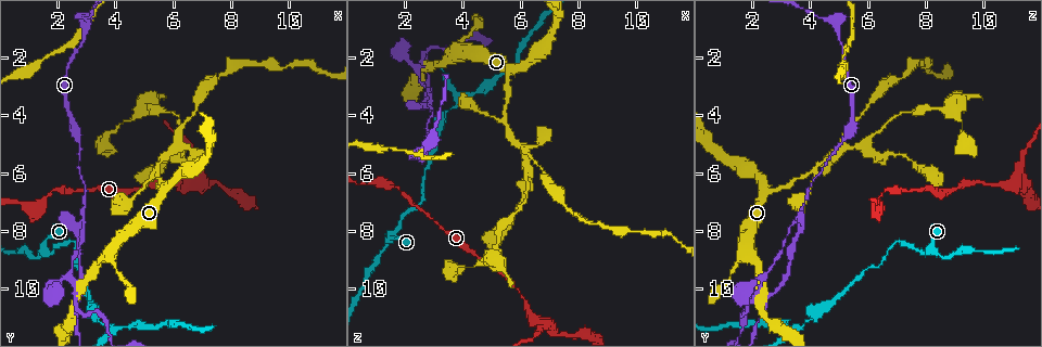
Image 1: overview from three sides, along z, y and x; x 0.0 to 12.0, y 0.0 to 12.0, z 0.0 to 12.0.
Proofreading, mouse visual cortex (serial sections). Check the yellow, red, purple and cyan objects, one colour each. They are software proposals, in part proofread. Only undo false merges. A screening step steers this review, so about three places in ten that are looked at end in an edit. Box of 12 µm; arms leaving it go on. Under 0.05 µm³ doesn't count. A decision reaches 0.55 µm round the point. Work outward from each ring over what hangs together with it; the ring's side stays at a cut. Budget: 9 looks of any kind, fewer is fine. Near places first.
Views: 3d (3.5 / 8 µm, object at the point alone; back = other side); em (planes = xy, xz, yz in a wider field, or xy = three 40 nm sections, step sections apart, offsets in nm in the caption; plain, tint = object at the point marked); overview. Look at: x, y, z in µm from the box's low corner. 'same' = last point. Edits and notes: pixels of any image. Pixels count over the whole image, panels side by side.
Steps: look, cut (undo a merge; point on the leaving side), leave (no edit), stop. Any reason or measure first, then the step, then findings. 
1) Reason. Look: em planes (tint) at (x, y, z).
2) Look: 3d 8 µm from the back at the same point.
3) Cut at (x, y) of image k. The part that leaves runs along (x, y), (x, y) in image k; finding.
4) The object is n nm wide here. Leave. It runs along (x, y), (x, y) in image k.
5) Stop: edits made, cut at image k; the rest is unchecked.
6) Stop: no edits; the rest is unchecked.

Side arm on a straight run. Look: 3d 3.5 µm at (5.5, 5.8, 4.1).

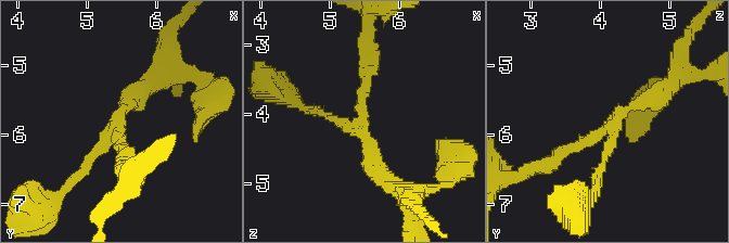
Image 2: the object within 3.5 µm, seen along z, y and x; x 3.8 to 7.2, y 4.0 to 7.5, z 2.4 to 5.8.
3 arms meet here; the arms are 100, 200, 250 nm wide. Look: em xy step 2 (tint) at (5.45, 5.90, 4.10).

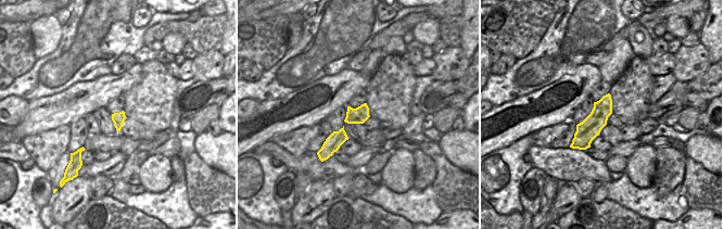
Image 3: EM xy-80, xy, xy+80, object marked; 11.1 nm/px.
The object is 190 nm wide here. Leave. It runs along (551, 163), (663, 90) in image 2; all the same cell.

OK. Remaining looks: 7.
Look: 3d 3.5 µm at (2.9, 7.6, 3.5).

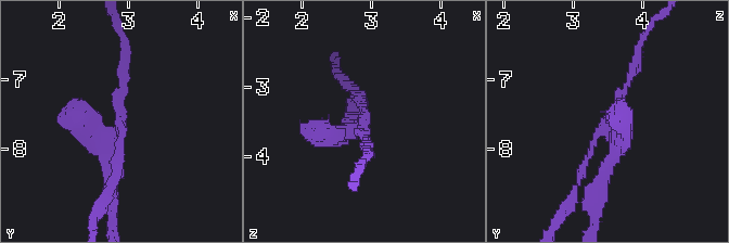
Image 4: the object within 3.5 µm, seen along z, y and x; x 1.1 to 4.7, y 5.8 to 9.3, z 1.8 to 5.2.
Shape alone is not enough. Look: em planes (tint) at (2.85, 7.55, 3.55).

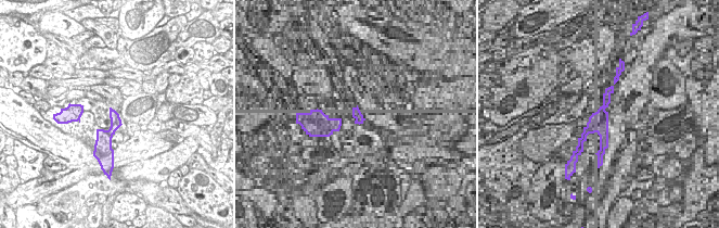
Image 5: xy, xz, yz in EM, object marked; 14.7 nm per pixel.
Another direction. Look: em xy step 3 (tint) at the same point.

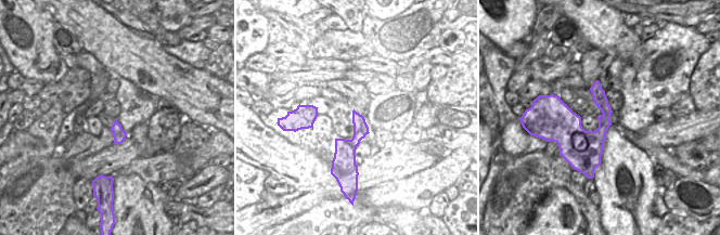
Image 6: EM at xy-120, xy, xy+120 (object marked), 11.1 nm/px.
Cut at (583, 167) of image 4. The part that leaves runs along (608, 125), (593, 141), (563, 212) in image 4; a second cell is stuck on.

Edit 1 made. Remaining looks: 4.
A narrow waist. Look: 3d 3.5 µm at (1.1, 8.8, 8.9).

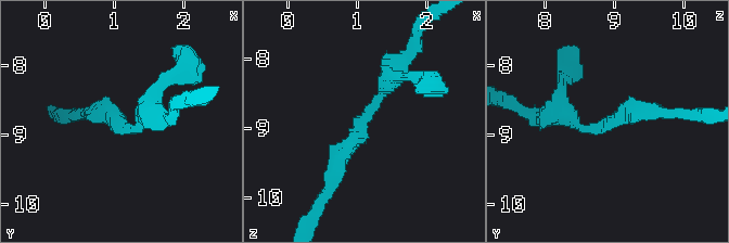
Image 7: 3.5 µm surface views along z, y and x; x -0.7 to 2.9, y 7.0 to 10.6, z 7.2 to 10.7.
Look: em planes (tint) at (1.15, 8.85, 8.85).

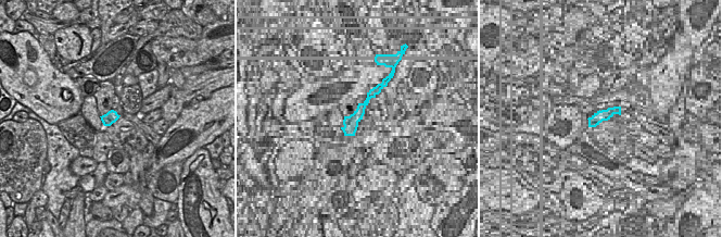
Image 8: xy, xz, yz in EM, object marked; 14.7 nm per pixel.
The arms are 250, 250 nm wide. Leave. It runs along (399, 77), (359, 124), (333, 177) in image 7; one cell here.

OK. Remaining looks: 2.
Look: 3d 3.5 µm at (2.6, 8.4, 7.0).

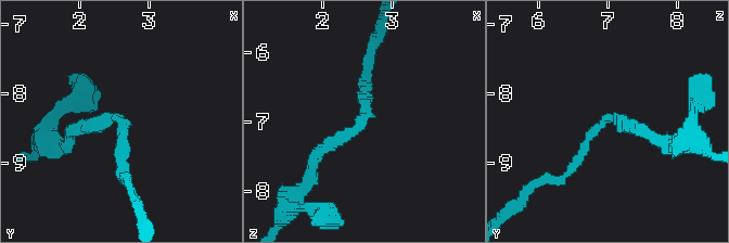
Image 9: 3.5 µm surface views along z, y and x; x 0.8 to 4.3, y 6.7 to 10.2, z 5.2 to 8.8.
The arms are 150, 200 nm wide; need the tissue. Look: em planes (tint) at (2.50, 8.35, 7.05).

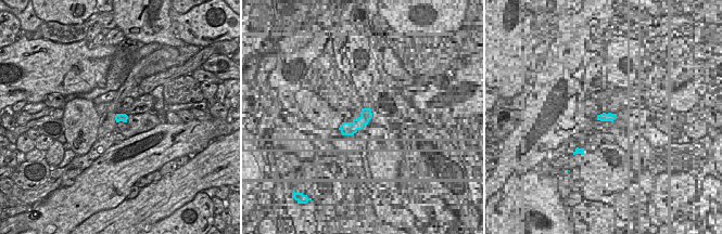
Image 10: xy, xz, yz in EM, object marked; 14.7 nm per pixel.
Leave. It runs along (311, 169), (366, 117), (366, 80) in image 9; all the same cell.

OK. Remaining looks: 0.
Stop: edits made, cut at image 4; the rest is unchecked.

